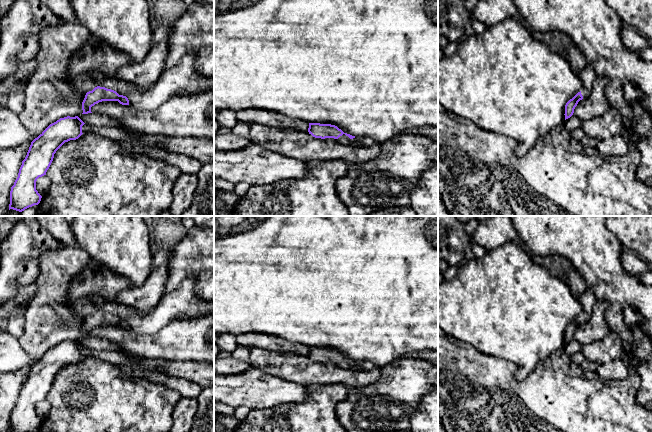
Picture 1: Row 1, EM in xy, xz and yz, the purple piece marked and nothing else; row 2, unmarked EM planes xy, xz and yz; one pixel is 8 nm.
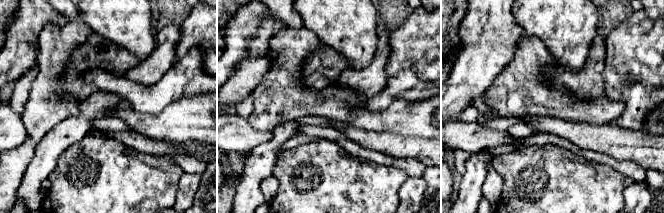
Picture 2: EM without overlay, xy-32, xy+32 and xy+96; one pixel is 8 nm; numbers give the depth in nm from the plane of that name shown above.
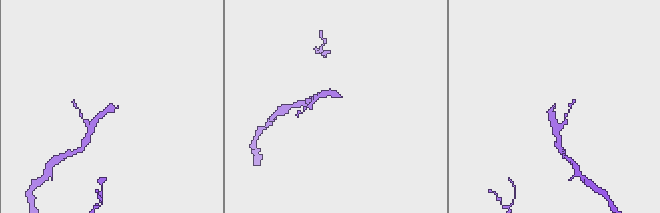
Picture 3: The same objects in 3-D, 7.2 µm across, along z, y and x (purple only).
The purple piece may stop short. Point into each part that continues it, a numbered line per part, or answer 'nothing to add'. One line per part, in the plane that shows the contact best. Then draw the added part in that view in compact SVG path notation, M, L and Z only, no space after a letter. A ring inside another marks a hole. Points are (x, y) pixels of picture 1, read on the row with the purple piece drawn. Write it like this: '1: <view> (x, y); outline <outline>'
1: xz (363, 142); outline M345 134L340 136L337 139L337 141L345 145L350 145L350 146L355 146L360 148L367 148L377 143L375 140L369 137L355 137L353 139L350 139Z

